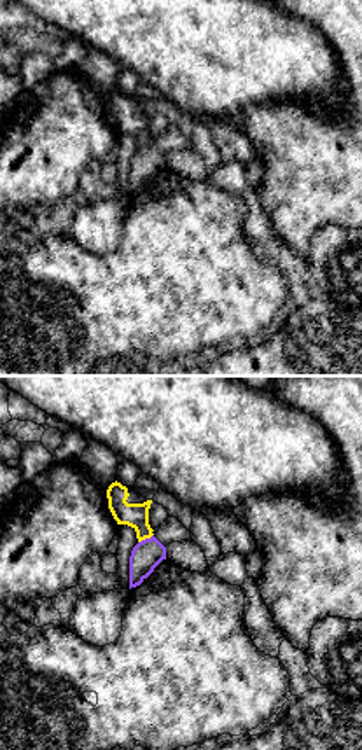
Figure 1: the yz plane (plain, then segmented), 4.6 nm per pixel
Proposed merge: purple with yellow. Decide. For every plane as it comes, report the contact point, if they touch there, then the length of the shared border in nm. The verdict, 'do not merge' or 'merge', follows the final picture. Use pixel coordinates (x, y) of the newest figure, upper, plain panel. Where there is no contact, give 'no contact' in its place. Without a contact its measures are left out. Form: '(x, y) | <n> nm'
(146, 147) | 80 nm

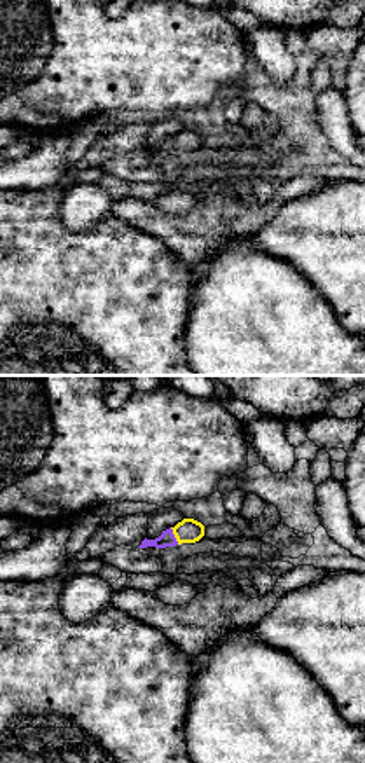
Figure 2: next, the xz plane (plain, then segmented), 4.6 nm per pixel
(173, 145) | 90 nm

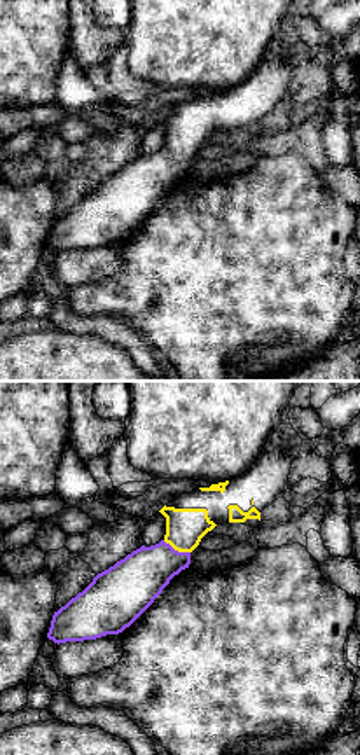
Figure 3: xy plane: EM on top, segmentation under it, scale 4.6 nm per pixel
(177, 159) | 140 nm

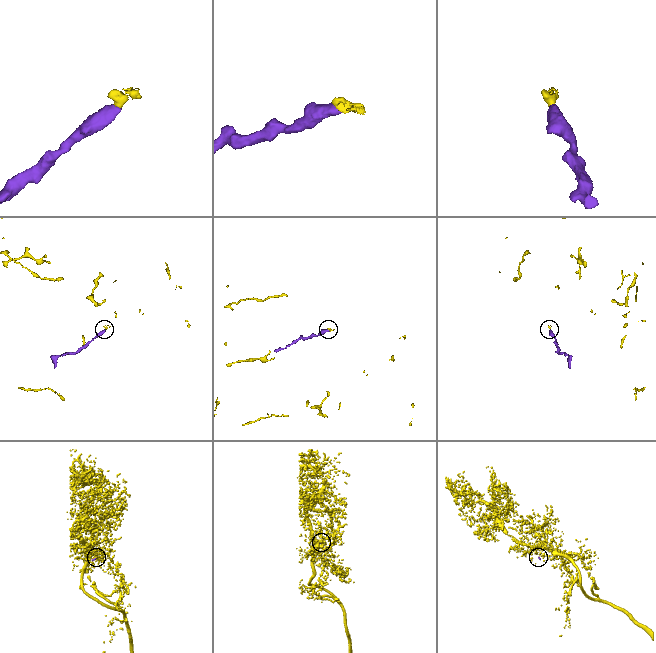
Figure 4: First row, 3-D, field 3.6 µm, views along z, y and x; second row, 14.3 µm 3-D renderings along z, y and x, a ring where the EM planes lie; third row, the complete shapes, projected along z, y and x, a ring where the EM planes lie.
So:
merge

